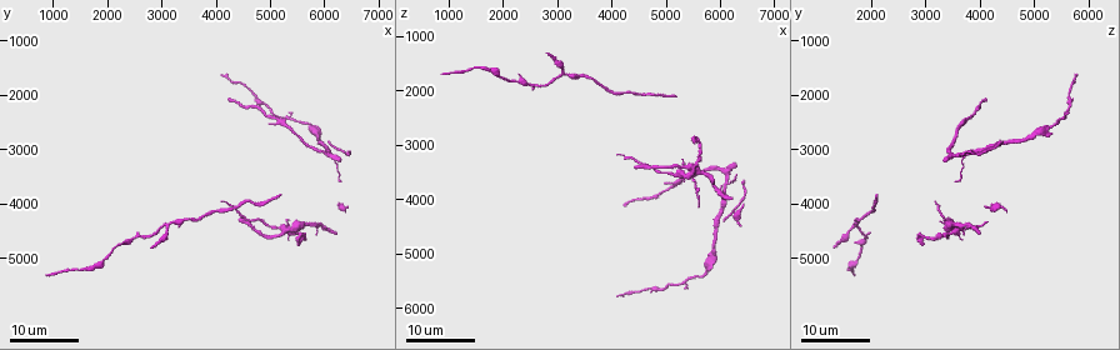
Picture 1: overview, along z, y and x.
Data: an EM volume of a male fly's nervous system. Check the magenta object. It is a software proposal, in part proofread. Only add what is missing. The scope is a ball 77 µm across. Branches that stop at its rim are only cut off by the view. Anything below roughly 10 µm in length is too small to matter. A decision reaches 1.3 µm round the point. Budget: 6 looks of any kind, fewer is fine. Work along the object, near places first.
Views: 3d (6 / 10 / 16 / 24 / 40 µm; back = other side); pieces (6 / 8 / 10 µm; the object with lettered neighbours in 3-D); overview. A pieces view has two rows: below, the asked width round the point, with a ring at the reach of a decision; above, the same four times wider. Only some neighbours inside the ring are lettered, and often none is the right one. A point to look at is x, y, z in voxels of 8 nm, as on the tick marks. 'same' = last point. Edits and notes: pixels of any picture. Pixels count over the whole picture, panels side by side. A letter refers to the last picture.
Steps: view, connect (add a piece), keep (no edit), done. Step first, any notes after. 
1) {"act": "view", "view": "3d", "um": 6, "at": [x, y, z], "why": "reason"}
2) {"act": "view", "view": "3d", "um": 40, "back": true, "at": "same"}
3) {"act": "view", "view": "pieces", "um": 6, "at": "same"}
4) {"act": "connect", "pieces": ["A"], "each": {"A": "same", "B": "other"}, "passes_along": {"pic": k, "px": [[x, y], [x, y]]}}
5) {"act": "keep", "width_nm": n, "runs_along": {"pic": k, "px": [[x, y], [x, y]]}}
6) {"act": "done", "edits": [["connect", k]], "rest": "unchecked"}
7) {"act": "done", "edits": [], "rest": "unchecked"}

{"act": "view", "view": "3d", "um": 16, "at": [5550, 4350, 4100], "why": "an open end"}

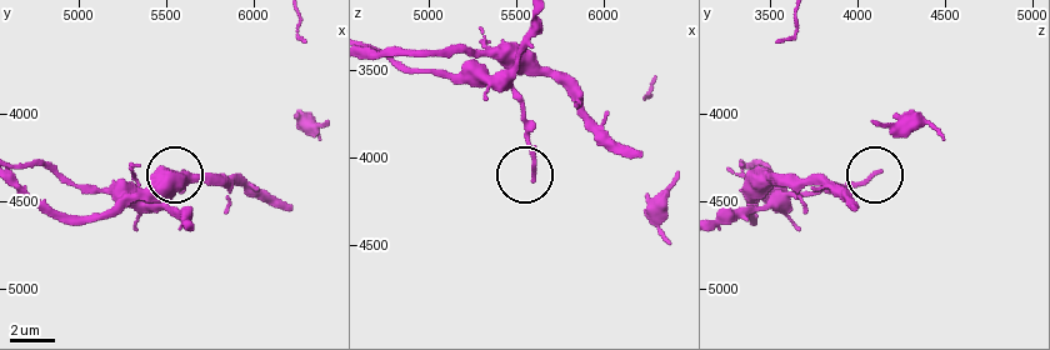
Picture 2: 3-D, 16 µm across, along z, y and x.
{"act": "view", "view": "pieces", "um": 8, "at": [5600, 4340, 4120], "why": "see the neighbours"}

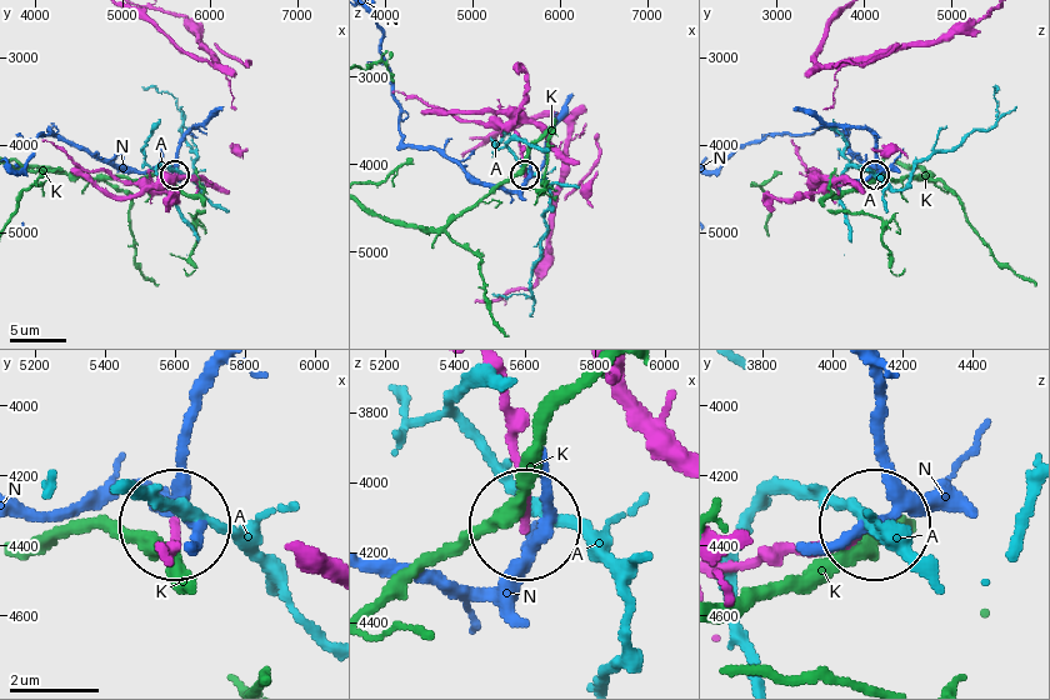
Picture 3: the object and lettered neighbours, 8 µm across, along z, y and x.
{"act": "keep", "each": {"A": "other", "K": "other", "N": "other"}, "found": "no lettered piece goes on from it"}

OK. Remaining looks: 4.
{"act": "view", "view": "3d", "um": 16, "at": [4250, 2100, 4150], "why": "stops while still wide"}

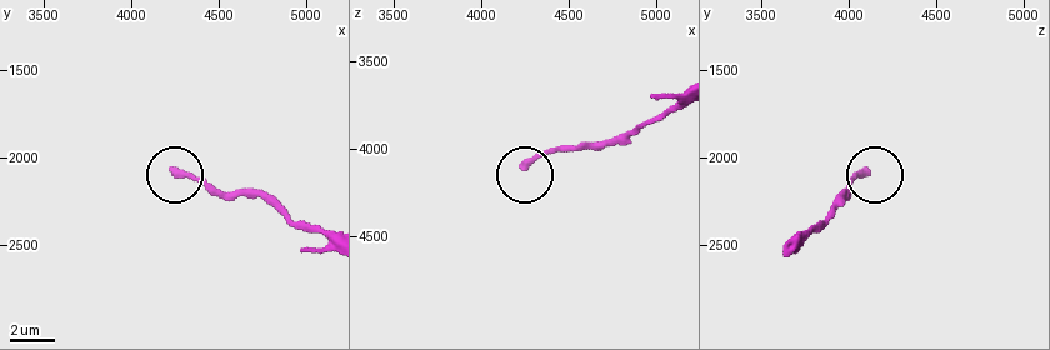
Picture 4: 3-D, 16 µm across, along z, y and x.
{"act": "view", "view": "pieces", "um": 8, "at": [4240, 2080, 4120], "why": "what lies round it"}

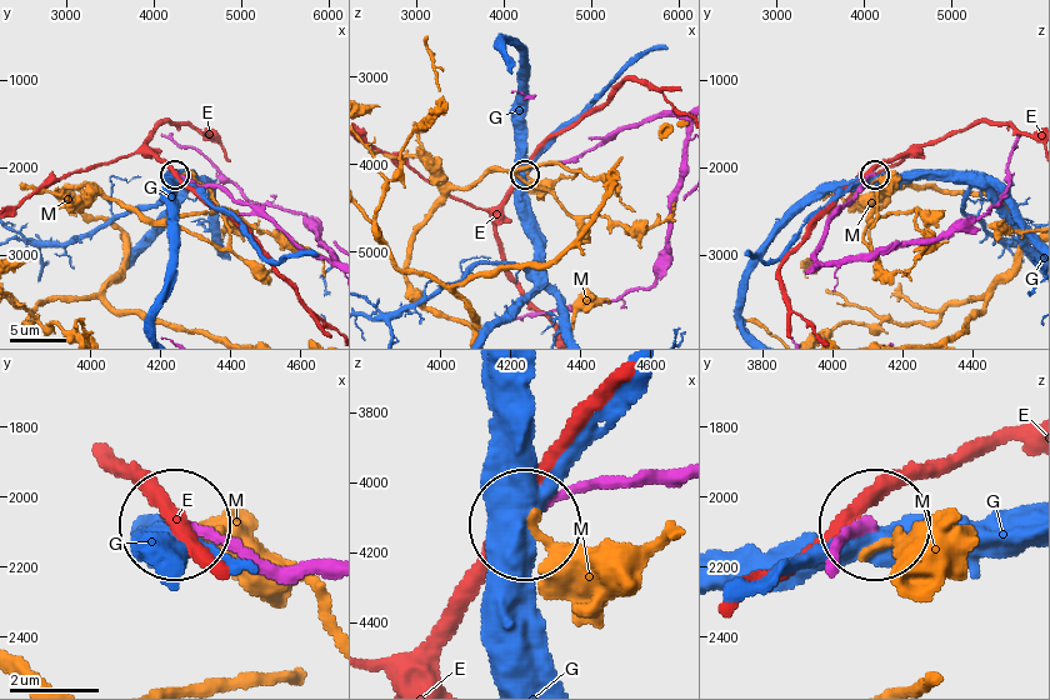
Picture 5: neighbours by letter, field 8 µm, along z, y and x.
{"act": "keep", "each": {"E": "other", "G": "other", "M": "other"}, "runs_along": {"pic": 5, "px": [[676, 473], [564, 491], [524, 525]]}, "found": "no lettered piece goes on from it"}

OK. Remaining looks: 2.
{"act": "view", "view": "3d", "um": 24, "at": [4100, 1600, 5800], "why": "long arm stops here"}

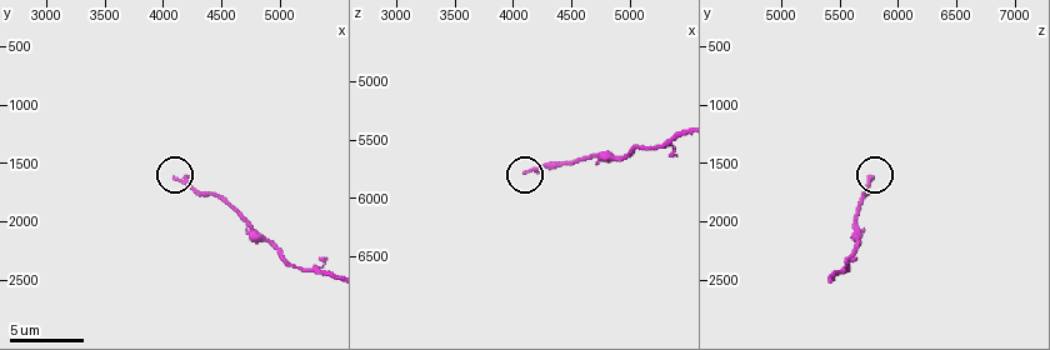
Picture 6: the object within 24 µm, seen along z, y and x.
{"act": "view", "view": "pieces", "um": 6, "at": [4100, 1640, 5780]}

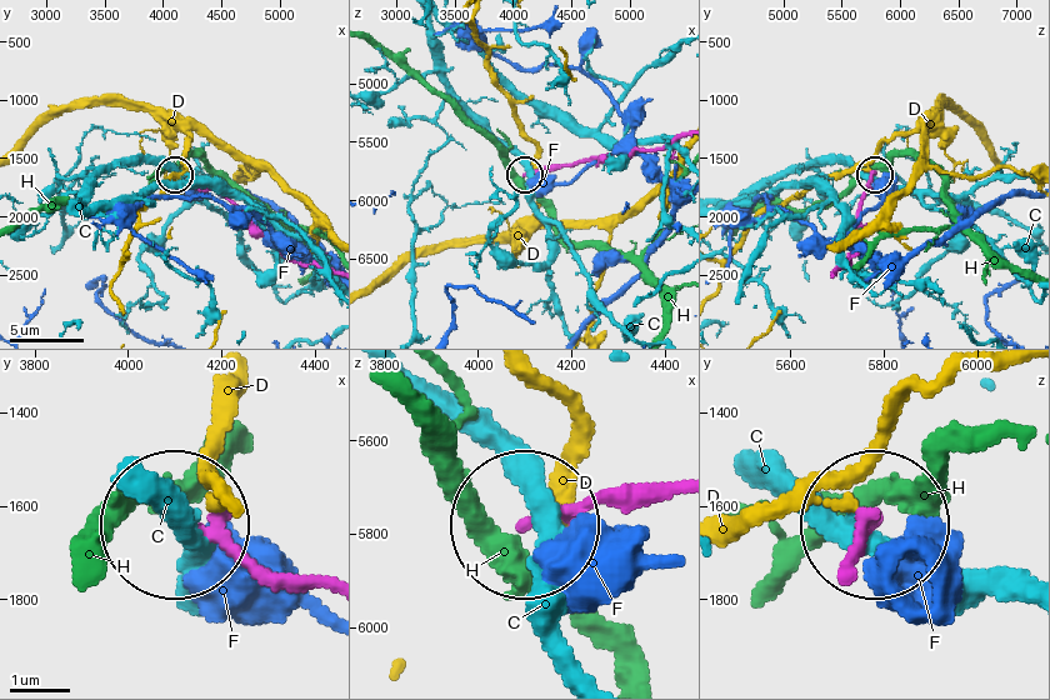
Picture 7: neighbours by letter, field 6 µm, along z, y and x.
{"act": "keep", "each": {"C": "other", "D": "other", "F": "other", "H": "other"}, "runs_along": {"pic": 7, "px": [[673, 488], [613, 488], [529, 526]]}, "found": "none of them fits"}

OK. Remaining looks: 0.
{"act": "done", "edits": [], "rest": "unchecked"}

